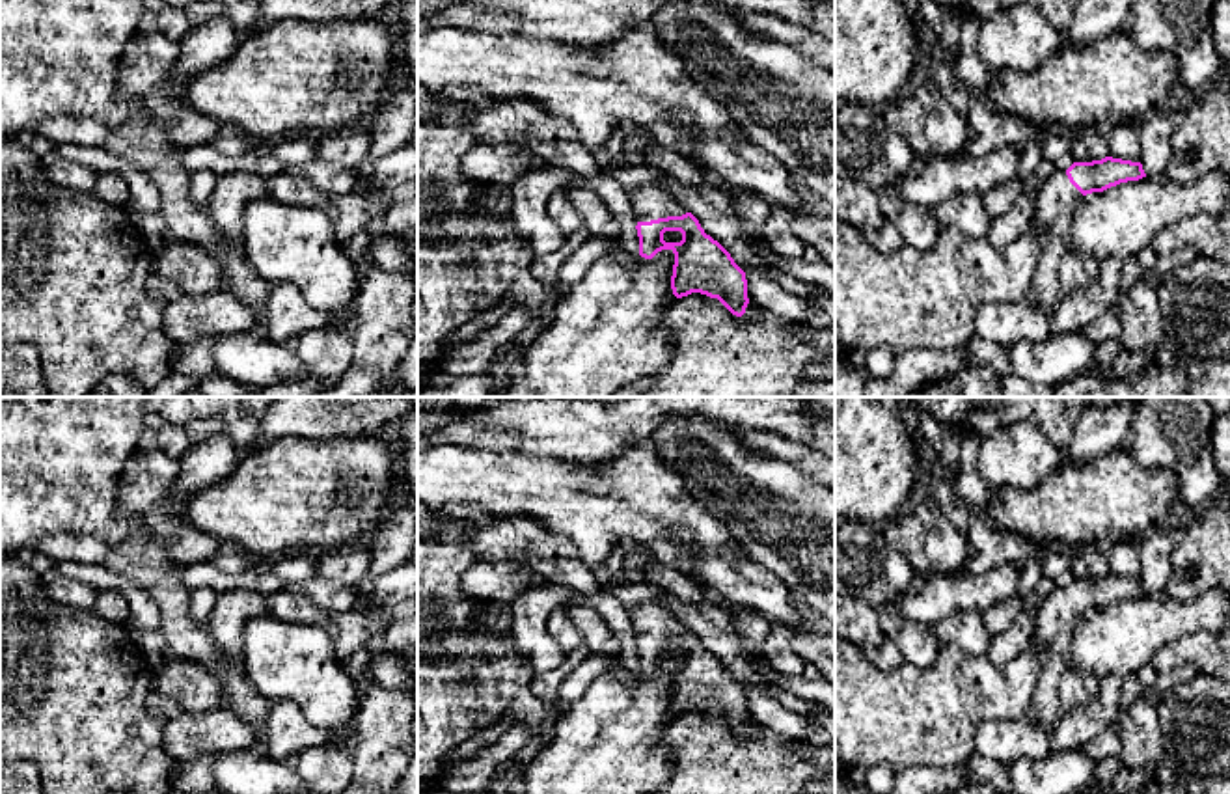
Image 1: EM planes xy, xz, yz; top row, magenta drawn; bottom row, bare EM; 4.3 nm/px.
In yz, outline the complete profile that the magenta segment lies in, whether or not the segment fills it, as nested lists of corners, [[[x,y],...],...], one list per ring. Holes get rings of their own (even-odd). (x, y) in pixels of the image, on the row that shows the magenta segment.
[[[1105,157],[1092,162],[1073,162],[1066,171],[1055,171],[1036,190],[1036,212],[1031,231],[1038,237],[1040,255],[1036,274],[1025,300],[1053,313],[1060,302],[1060,257],[1066,250],[1075,205],[1092,192],[1146,177],[1141,162]]]

